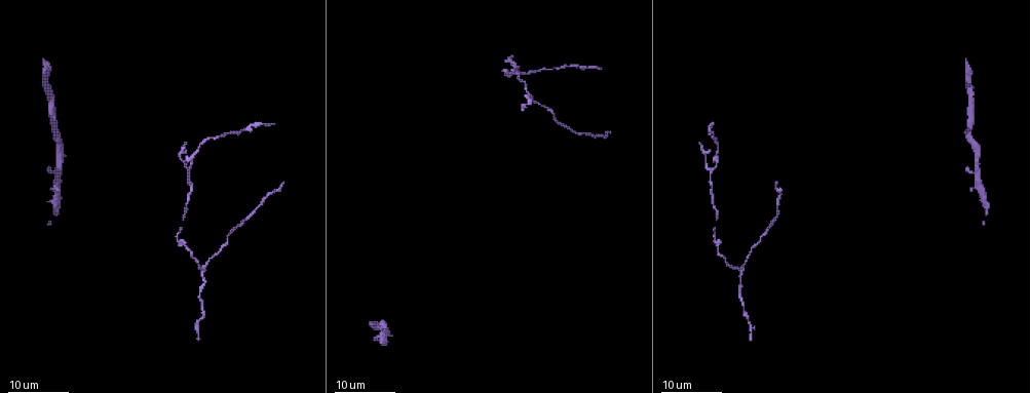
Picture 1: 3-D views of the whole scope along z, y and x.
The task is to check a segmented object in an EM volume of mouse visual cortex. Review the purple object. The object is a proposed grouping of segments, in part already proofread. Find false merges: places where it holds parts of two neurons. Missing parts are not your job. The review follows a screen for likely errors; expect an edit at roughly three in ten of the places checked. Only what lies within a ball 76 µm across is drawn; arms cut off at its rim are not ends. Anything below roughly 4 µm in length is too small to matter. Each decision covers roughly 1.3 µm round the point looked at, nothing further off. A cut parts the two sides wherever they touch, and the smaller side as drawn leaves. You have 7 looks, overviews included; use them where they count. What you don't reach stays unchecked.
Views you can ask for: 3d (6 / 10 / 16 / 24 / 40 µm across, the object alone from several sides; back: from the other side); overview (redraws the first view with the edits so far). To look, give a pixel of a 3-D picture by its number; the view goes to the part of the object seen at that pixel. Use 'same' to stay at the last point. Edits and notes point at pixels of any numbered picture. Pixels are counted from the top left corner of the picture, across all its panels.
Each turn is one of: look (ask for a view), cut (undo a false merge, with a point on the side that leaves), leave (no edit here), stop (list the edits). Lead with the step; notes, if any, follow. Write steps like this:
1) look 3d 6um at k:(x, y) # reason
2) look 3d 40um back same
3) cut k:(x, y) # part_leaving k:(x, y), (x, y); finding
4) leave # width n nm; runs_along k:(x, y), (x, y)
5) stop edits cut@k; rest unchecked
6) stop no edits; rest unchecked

look 3d 16um at 1:(243, 131) # a narrow waist

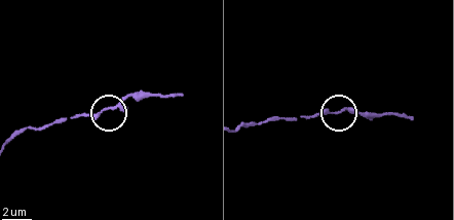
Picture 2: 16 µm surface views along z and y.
look 3d 10um at 2:(107, 108) # zoom in

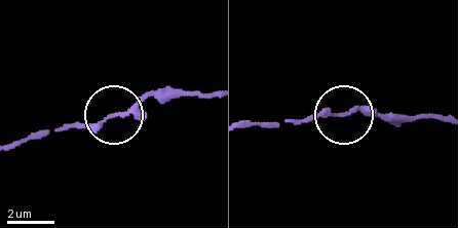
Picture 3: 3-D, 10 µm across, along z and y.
leave # all the same neuron

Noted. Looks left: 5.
look 3d 16um at 1:(192, 160) # three-way junction

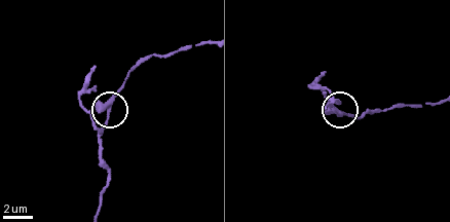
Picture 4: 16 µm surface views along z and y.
look 3d 10um at 4:(106, 106) # zoom in

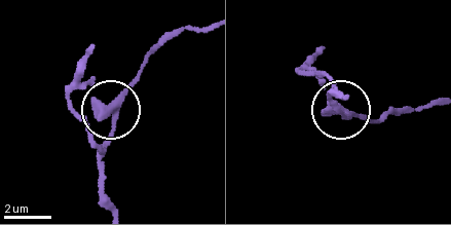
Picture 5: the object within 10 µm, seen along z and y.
leave # arms 3; continuous, no second neuron

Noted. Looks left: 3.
look 3d 16um at 1:(742, 270) # a fork

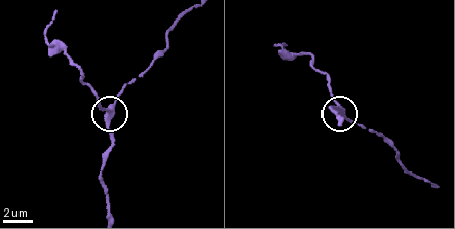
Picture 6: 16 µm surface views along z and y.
look 3d 10um at 6:(107, 113)

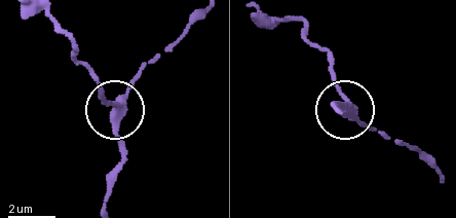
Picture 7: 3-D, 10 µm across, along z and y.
leave # one neuron here

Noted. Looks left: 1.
stop no edits; rest unchecked

